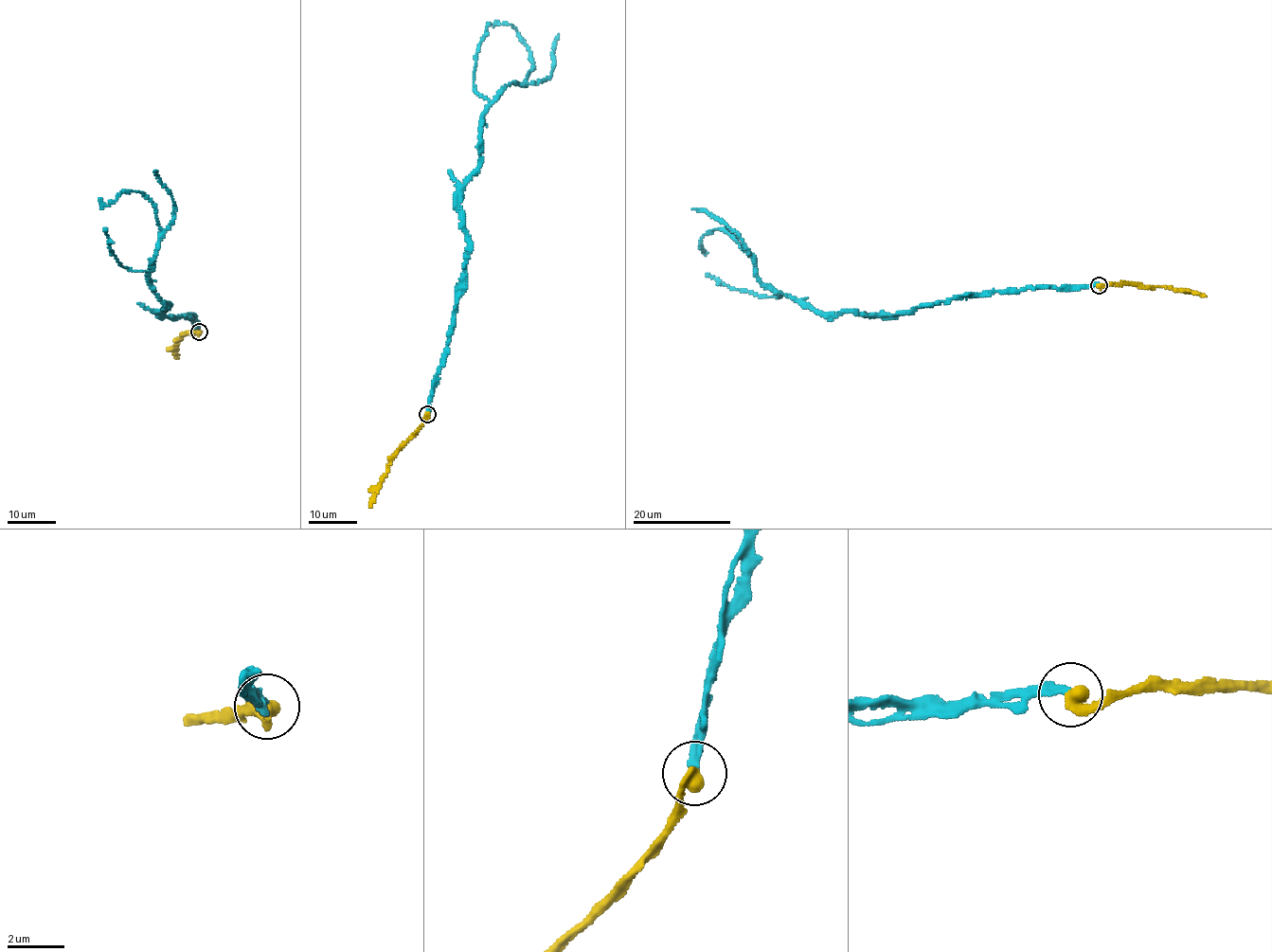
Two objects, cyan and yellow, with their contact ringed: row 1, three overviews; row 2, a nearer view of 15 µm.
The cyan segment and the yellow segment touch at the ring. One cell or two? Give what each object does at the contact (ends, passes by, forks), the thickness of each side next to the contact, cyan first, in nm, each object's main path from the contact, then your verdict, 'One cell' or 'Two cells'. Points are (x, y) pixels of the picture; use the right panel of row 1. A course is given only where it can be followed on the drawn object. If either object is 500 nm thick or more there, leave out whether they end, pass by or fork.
At the ring cyan ends. At the ring yellow ends. Thickness 300 nm (cyan) against 460 nm. Course of cyan: (1099, 285), (972, 295), (908, 313), (824, 314), (771, 288), (752, 257), (719, 229), (701, 246). Course of yellow: (1099, 285), (1160, 286), (1206, 296). Two cells

